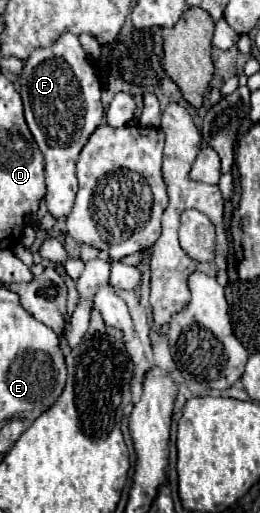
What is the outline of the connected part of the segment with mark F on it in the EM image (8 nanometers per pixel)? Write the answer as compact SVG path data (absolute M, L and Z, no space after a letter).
M62 33L50 47L36 49L20 73L20 95L24 101L26 123L46 159L46 207L56 219L64 219L76 199L76 163L90 135L102 125L104 109L100 103L100 81L96 67L72 33Z

